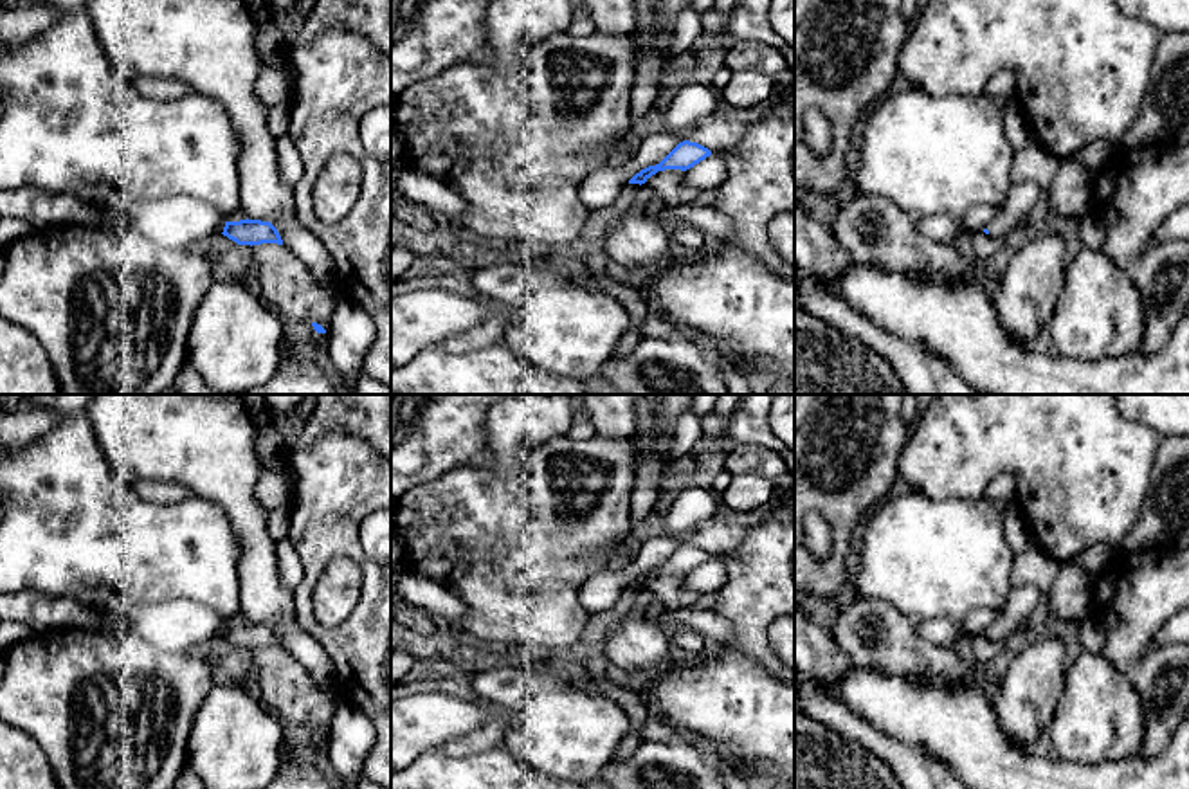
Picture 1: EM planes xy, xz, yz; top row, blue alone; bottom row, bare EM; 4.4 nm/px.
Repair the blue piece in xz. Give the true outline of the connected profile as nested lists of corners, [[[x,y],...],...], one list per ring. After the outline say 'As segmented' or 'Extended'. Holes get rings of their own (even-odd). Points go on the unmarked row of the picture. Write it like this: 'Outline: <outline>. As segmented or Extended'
Outline: [[[683,544],[679,546],[659,567],[649,569],[636,576],[629,587],[645,587],[652,578],[665,573],[686,575],[710,560],[712,555],[697,546]]]. As segmented

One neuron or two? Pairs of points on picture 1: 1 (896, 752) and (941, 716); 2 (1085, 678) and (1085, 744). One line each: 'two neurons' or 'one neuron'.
1: two neurons
2: one neuron

